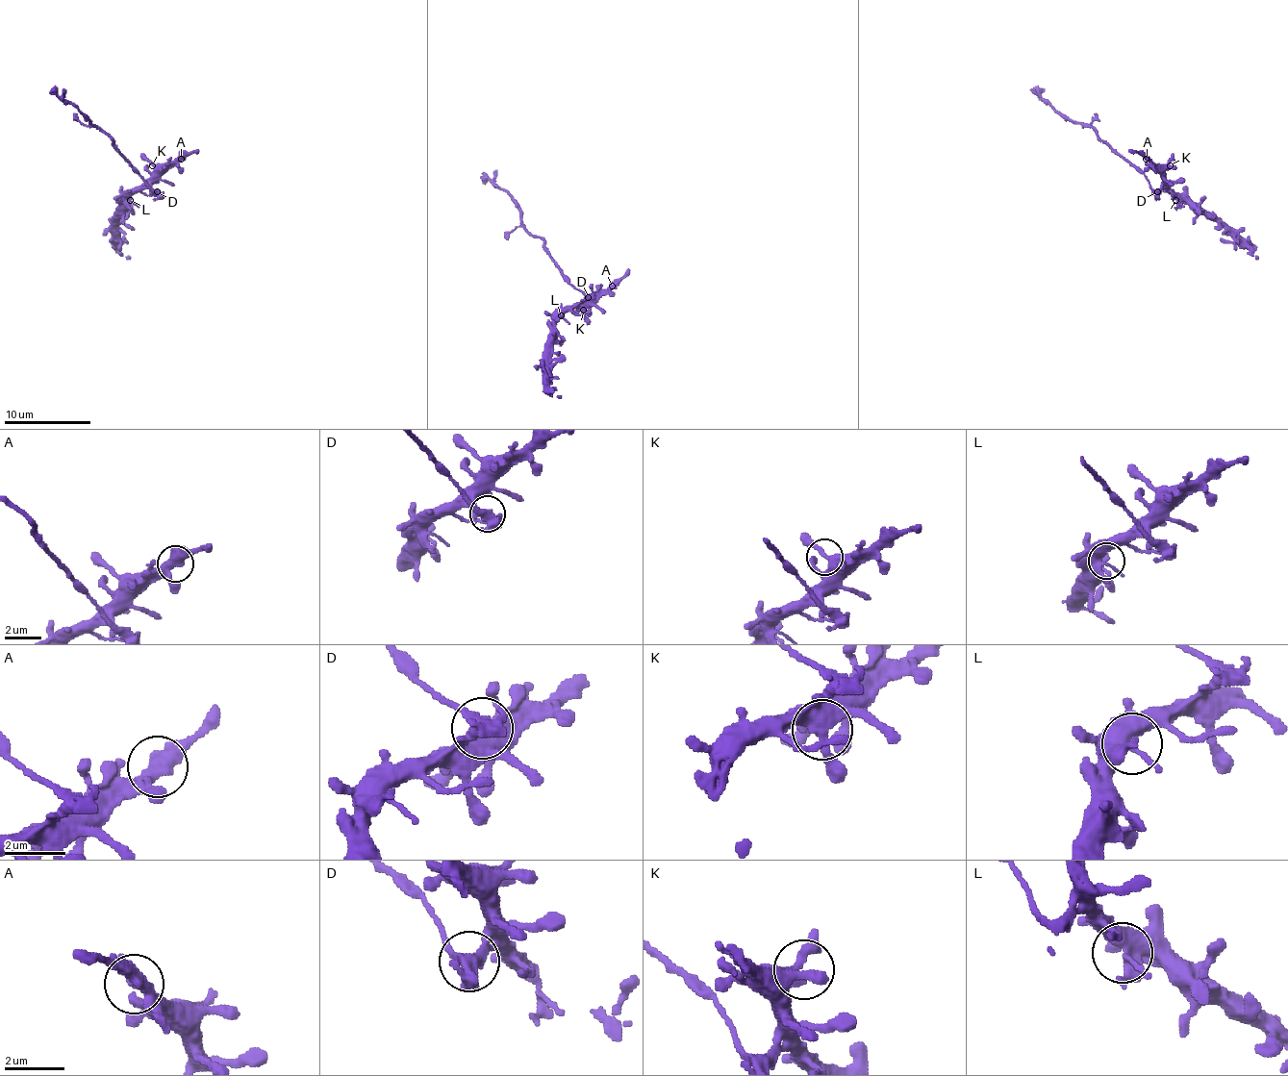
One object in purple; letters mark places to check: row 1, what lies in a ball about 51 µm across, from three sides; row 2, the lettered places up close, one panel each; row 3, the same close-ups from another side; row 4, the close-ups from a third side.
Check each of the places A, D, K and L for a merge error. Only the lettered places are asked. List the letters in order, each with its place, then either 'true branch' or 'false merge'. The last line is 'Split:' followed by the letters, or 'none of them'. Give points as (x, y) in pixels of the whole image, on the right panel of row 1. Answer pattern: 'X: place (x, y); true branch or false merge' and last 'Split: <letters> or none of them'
A: place (1146, 159); true branch
D: place (1157, 191); false merge
K: place (1170, 165); true branch
L: place (1175, 200); true branch
Split: D

